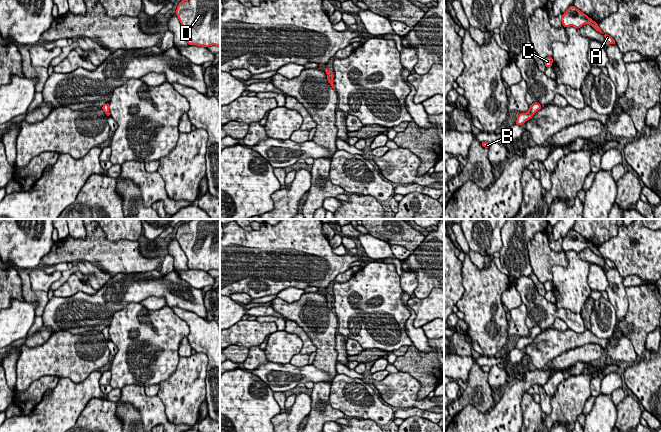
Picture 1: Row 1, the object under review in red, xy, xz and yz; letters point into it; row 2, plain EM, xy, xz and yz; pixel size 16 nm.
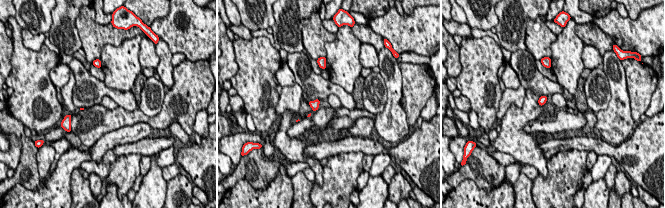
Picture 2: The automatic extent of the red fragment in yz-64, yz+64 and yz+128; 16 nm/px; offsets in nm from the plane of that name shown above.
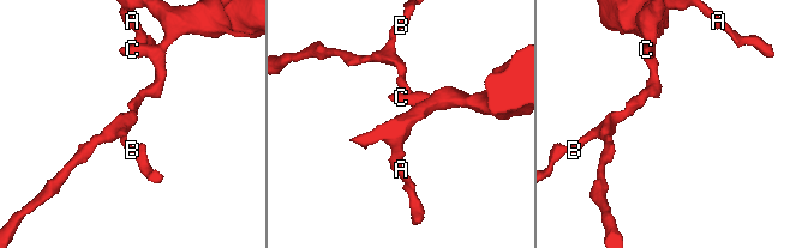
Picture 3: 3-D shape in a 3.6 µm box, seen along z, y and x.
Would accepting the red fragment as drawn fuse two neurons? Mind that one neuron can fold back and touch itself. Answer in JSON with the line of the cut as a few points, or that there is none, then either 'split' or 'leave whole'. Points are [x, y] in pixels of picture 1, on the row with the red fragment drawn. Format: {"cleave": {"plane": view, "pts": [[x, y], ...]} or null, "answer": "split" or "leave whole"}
{"cleave": null, "answer": "leave whole"}

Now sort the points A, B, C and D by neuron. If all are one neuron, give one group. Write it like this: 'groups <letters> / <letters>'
groups A B C D

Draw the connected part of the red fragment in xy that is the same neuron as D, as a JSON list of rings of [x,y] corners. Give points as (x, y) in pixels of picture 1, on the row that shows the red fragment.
[[[182,0],[176,15],[187,33],[188,45],[220,47],[220,0]]]

